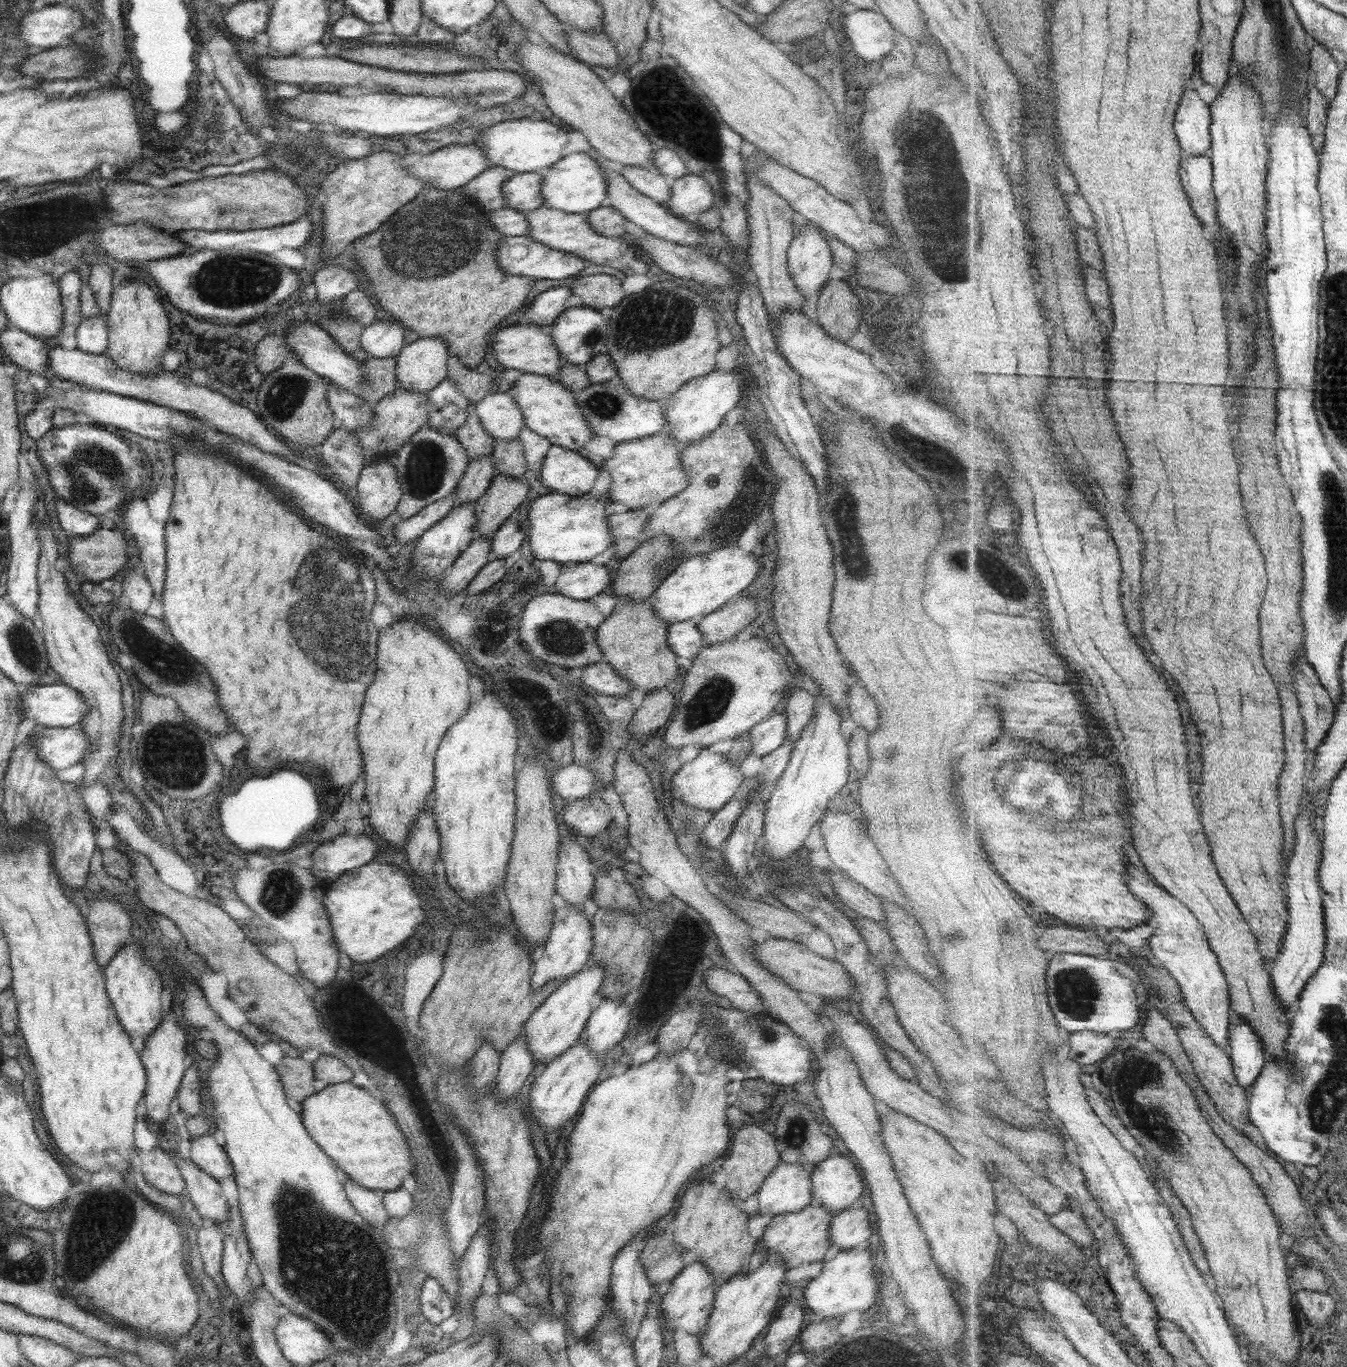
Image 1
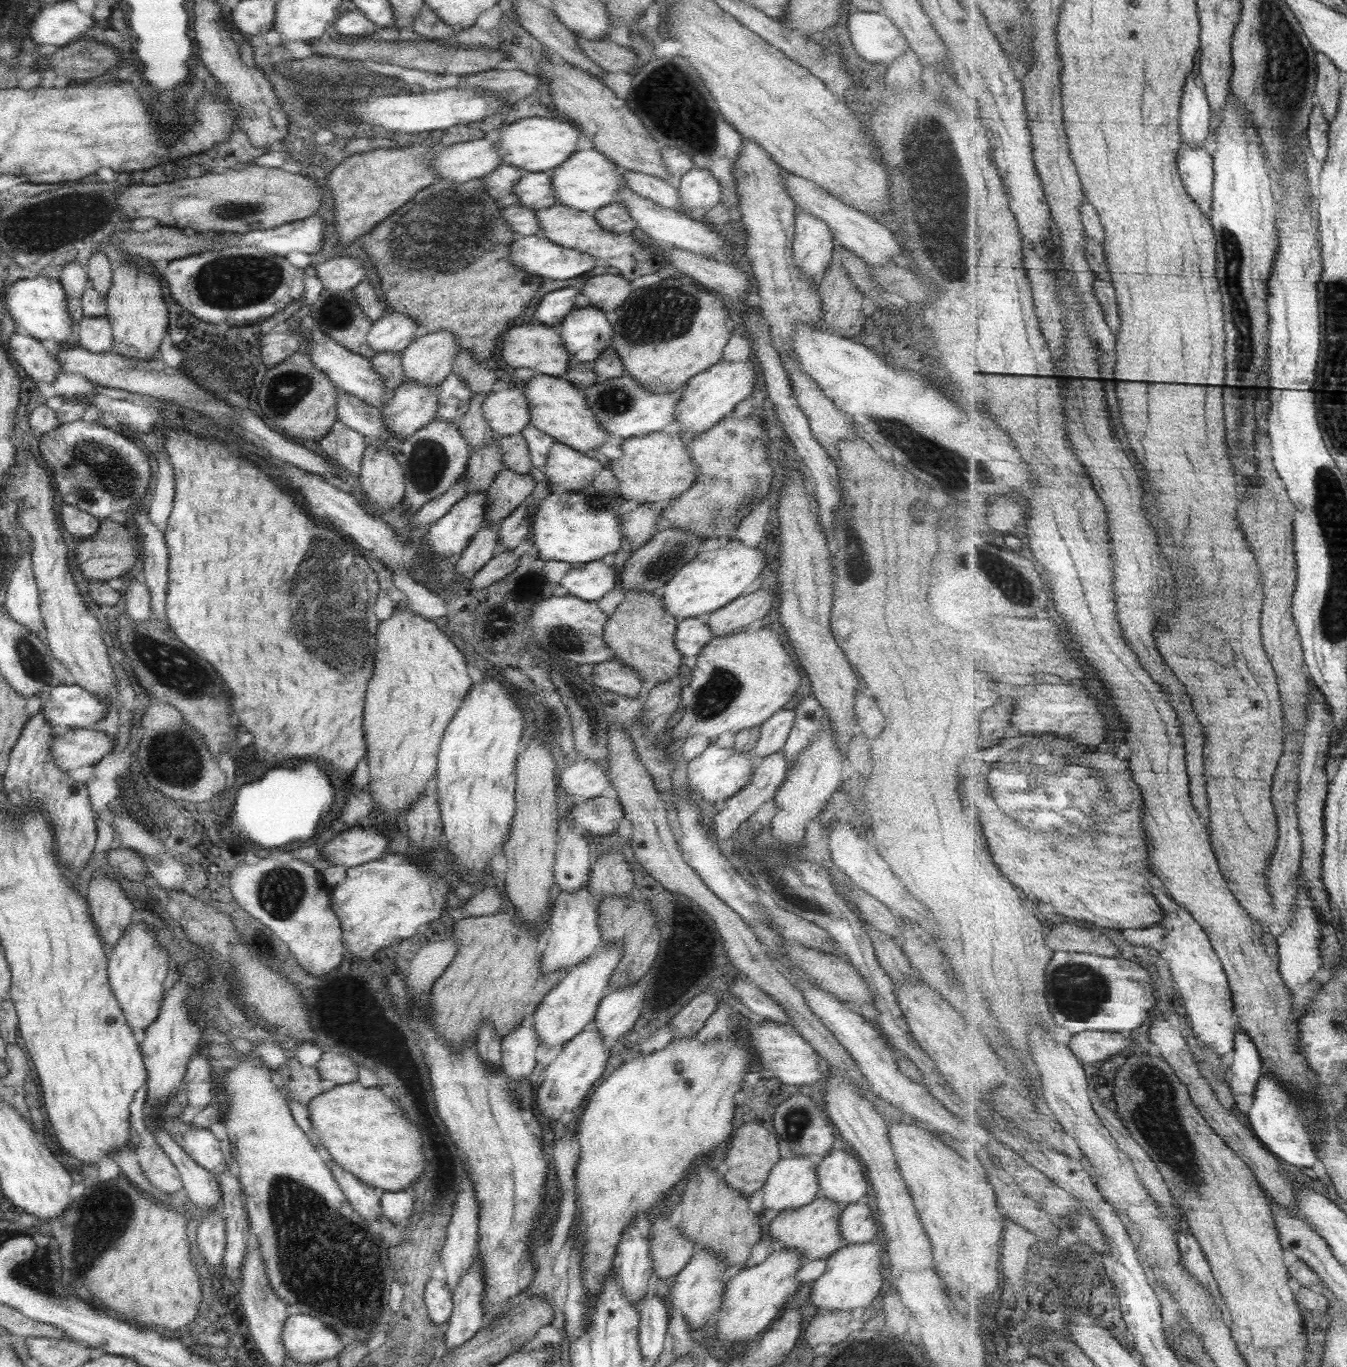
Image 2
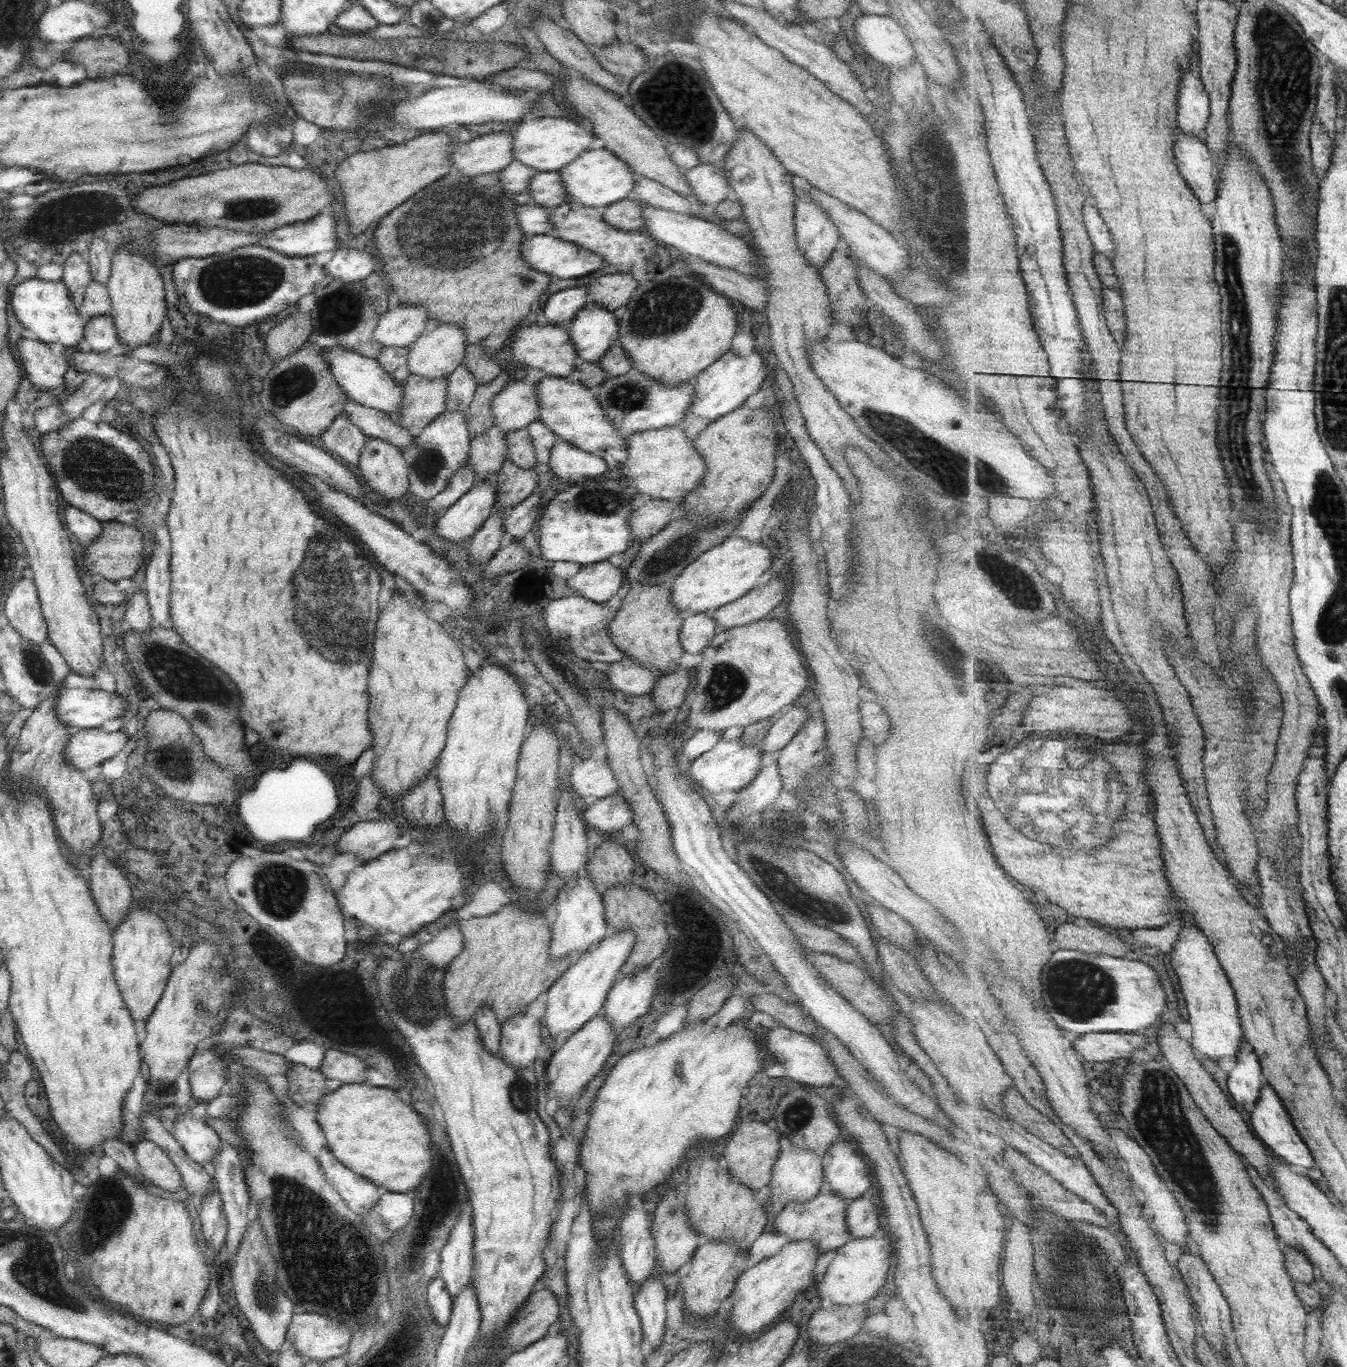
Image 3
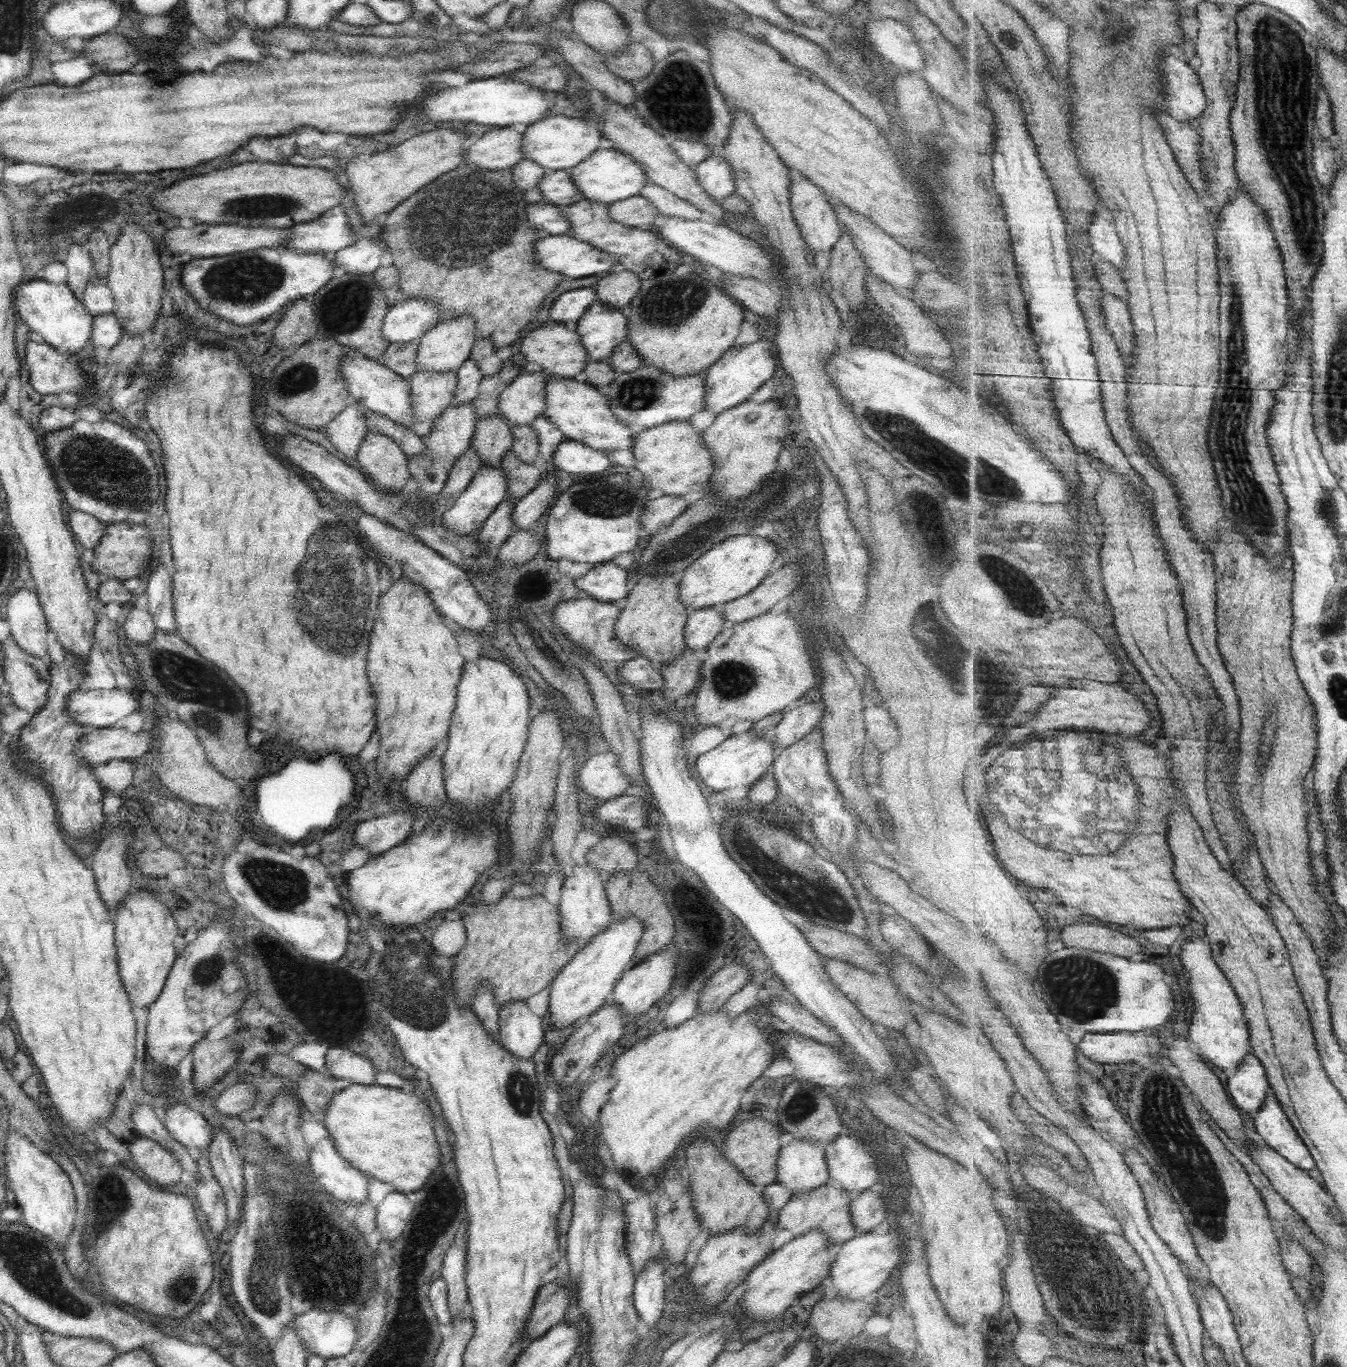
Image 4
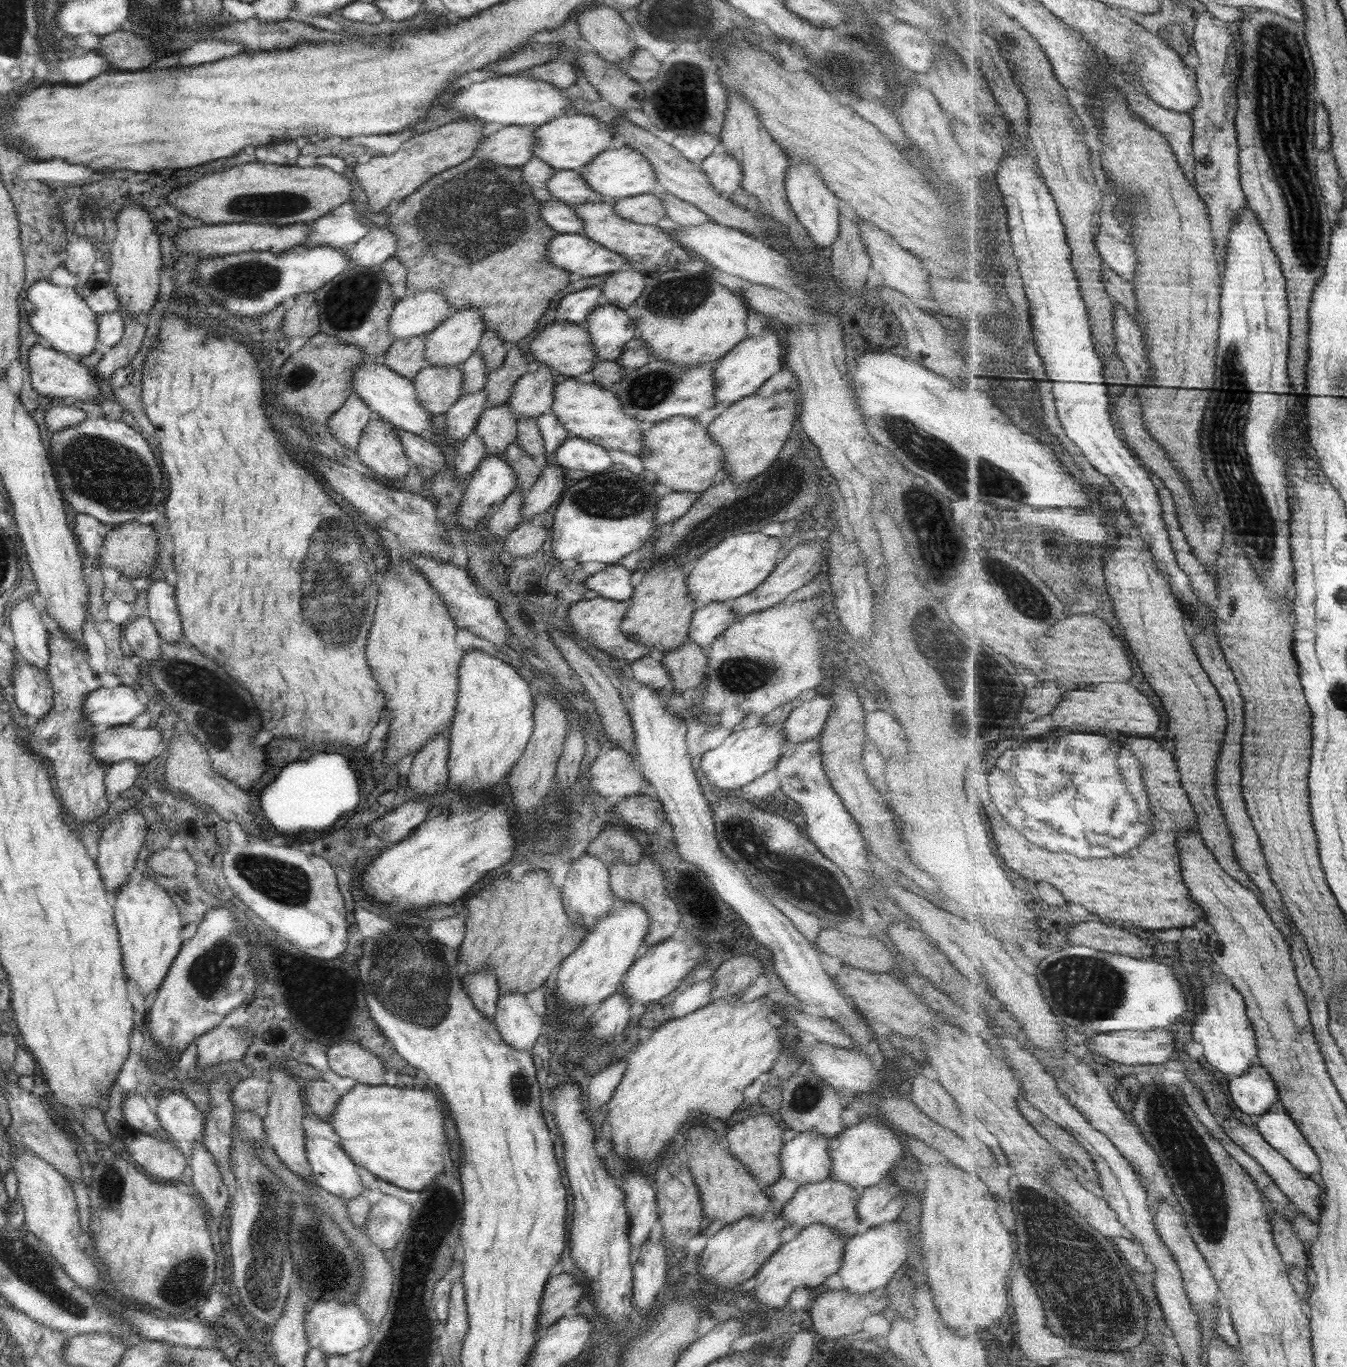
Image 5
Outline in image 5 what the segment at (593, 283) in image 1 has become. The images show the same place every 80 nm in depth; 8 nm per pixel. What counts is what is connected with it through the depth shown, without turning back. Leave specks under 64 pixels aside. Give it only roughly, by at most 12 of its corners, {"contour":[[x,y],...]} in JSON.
{"contour":[[611,273],[599,287],[602,302],[625,309],[643,292],[641,273]]}

